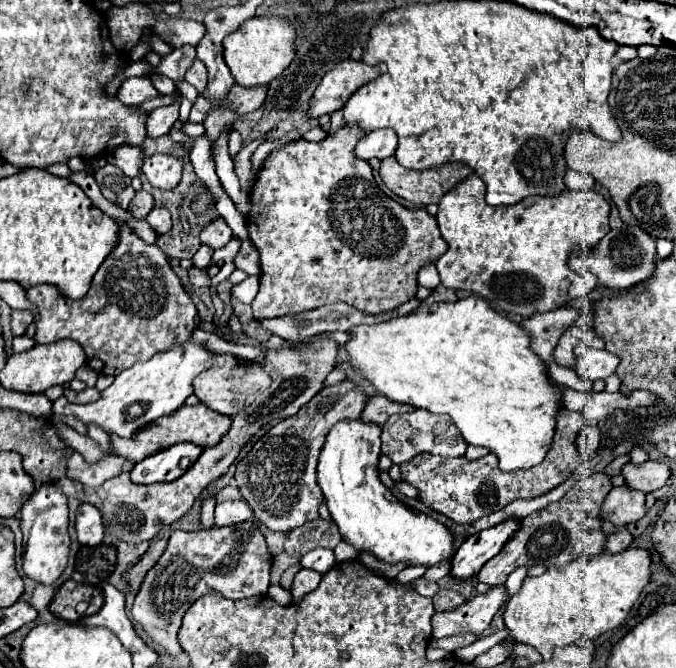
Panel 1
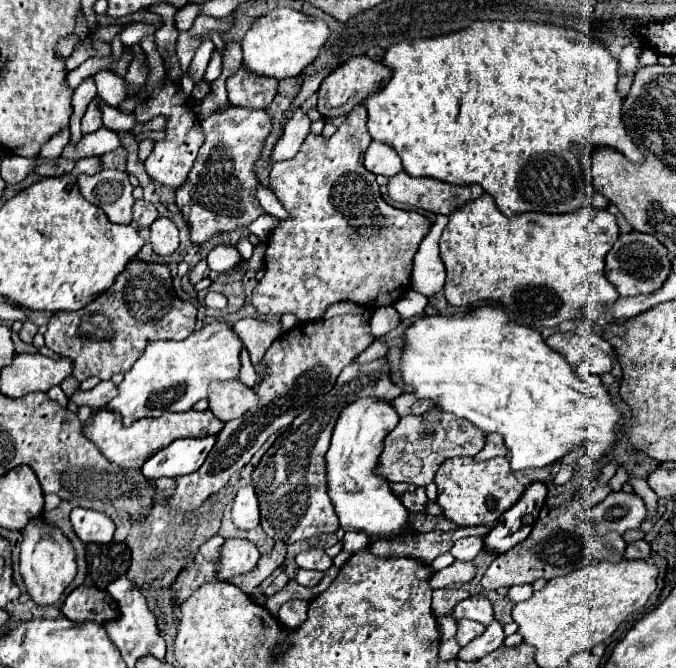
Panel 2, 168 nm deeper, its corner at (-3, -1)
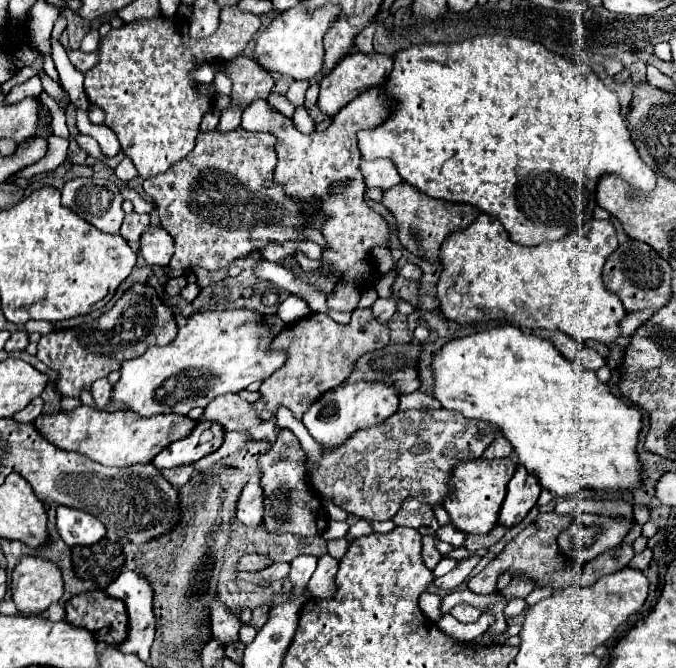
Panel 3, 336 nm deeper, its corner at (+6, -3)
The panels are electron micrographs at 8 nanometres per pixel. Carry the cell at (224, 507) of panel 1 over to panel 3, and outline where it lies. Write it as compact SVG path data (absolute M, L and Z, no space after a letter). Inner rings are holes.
M252 478L246 488L242 488L242 496L238 498L236 518L244 526L258 526L262 522L262 488L258 478Z

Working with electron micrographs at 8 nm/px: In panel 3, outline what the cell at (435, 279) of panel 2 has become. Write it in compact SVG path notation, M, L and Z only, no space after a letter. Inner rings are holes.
M406 264L404 268L400 268L400 276L408 278L410 282L418 282L422 278L422 270L416 264Z

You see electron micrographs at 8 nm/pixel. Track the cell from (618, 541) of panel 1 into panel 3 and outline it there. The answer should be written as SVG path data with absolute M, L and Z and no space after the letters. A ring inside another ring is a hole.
M646 548L644 552L636 554L636 556L630 560L630 568L646 570L646 568L648 568L648 564L650 564L650 560L652 560L652 550L650 550L650 548Z

